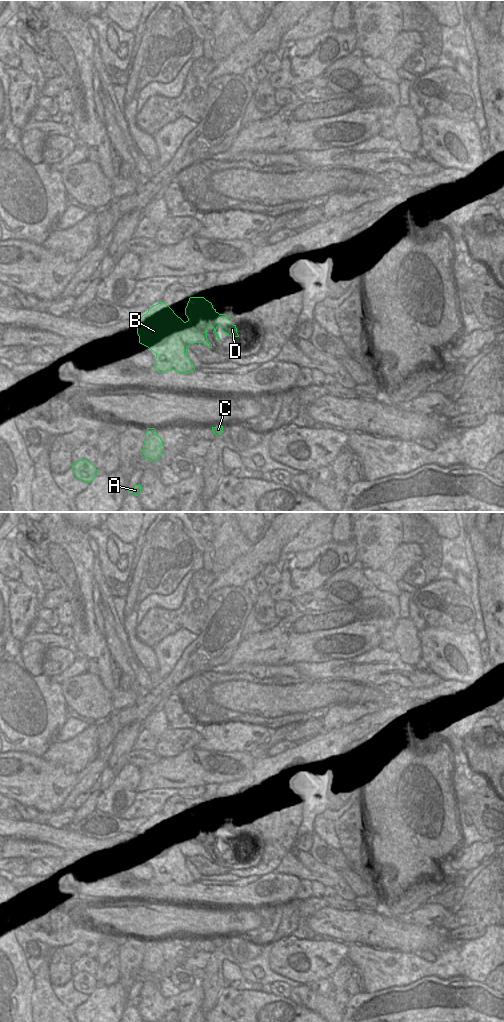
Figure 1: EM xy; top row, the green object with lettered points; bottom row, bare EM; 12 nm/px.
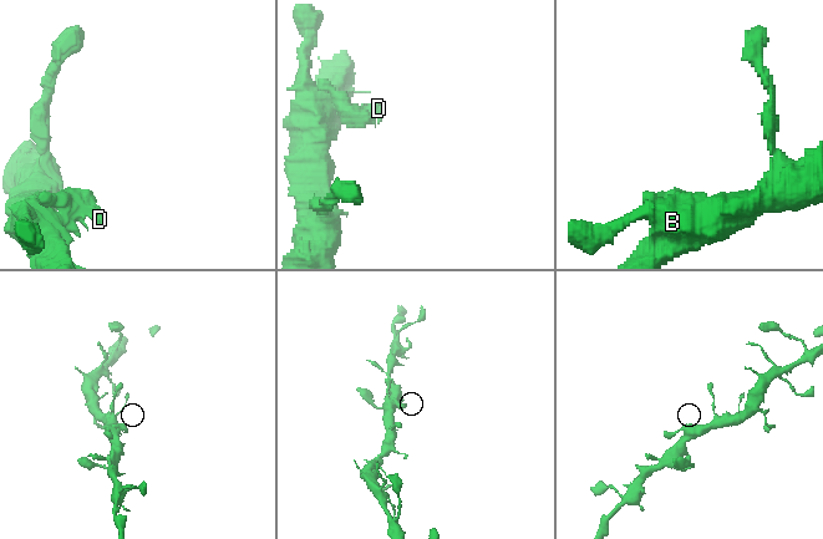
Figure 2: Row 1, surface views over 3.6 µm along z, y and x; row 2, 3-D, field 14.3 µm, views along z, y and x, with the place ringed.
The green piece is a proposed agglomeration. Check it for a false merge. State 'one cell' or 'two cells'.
two cells

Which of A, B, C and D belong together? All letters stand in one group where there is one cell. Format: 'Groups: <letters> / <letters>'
Groups: A B C / D

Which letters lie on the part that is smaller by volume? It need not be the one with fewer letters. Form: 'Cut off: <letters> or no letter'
Cut off: D

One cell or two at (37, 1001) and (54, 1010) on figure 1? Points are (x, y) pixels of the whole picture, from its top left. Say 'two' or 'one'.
one

